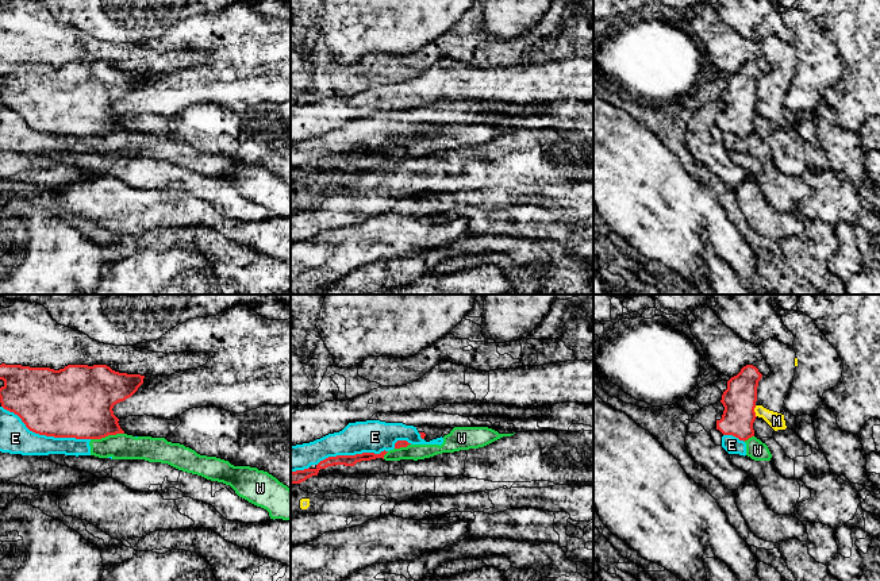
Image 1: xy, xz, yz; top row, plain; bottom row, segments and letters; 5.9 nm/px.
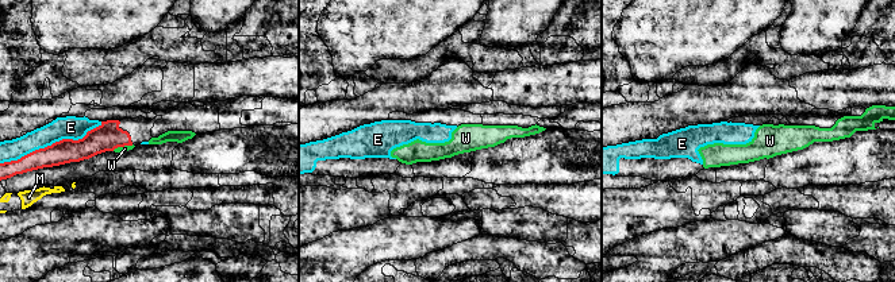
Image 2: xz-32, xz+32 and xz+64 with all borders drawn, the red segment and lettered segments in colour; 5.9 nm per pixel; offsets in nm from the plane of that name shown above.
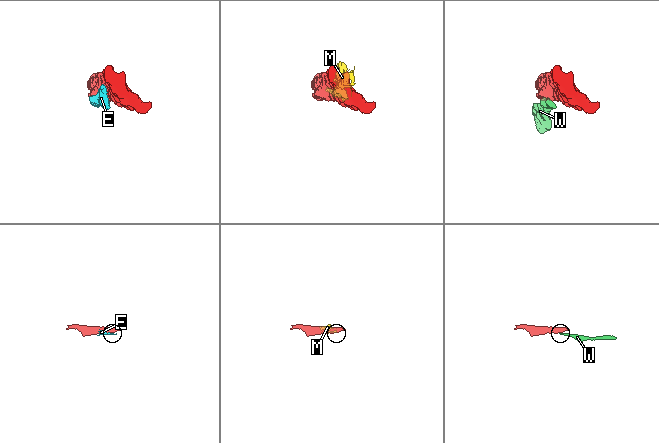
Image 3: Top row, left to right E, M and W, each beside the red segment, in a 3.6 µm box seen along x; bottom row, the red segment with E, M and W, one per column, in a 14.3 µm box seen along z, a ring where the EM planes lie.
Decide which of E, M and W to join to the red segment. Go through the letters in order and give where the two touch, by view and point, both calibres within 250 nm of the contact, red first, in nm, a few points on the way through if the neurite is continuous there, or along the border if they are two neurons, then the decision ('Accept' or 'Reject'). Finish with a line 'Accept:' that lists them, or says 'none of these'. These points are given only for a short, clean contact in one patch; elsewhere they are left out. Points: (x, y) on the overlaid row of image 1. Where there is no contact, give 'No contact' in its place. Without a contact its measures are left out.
E: Touches red at xy (45, 434). Thickness 420 nm (red) against 190 nm. Reject
M: Touches red at yz (753, 411). Thickness 200 nm (red) against 100 nm. Reject
W: Touches red at xy (107, 435). Thickness 400 nm (red) against 160 nm. Boundary: xy (123, 433), (91, 439). Reject
Accept: none of these

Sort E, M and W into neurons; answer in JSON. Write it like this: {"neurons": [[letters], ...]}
{"neurons": [["E", "W"], ["M"]]}

